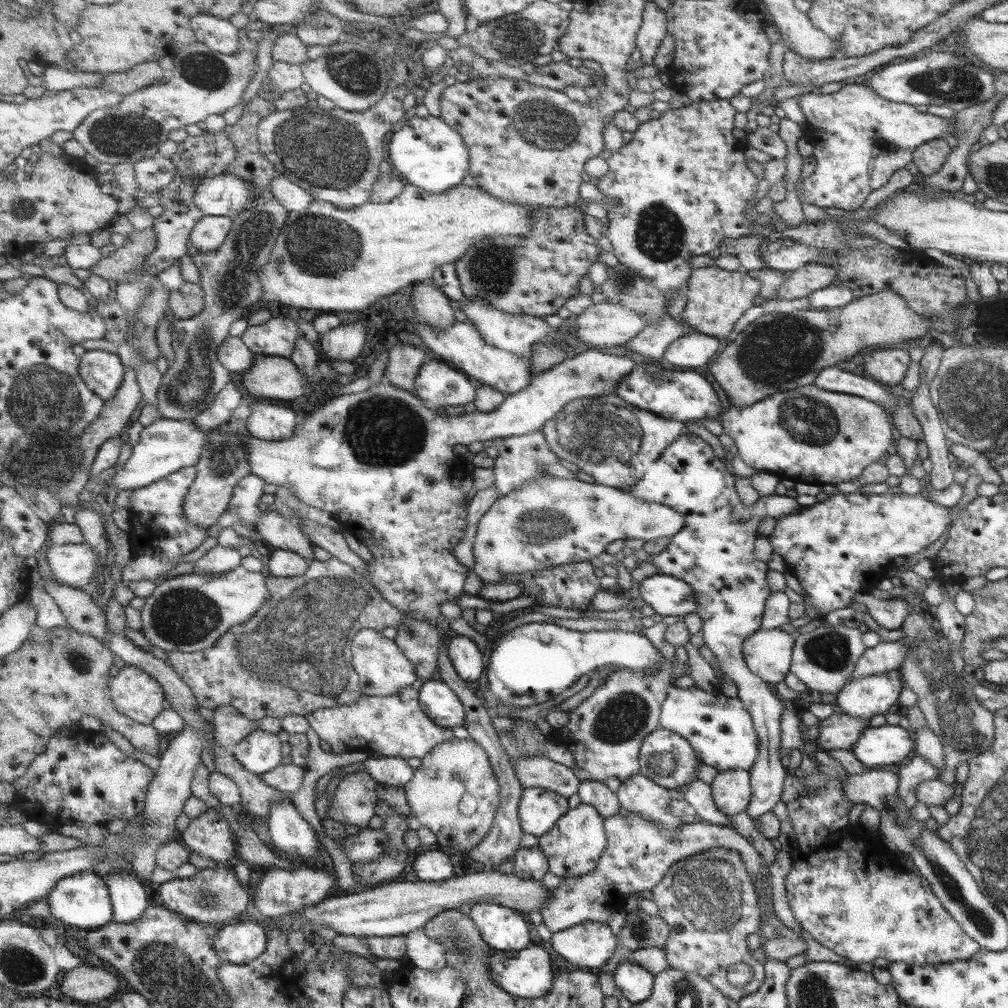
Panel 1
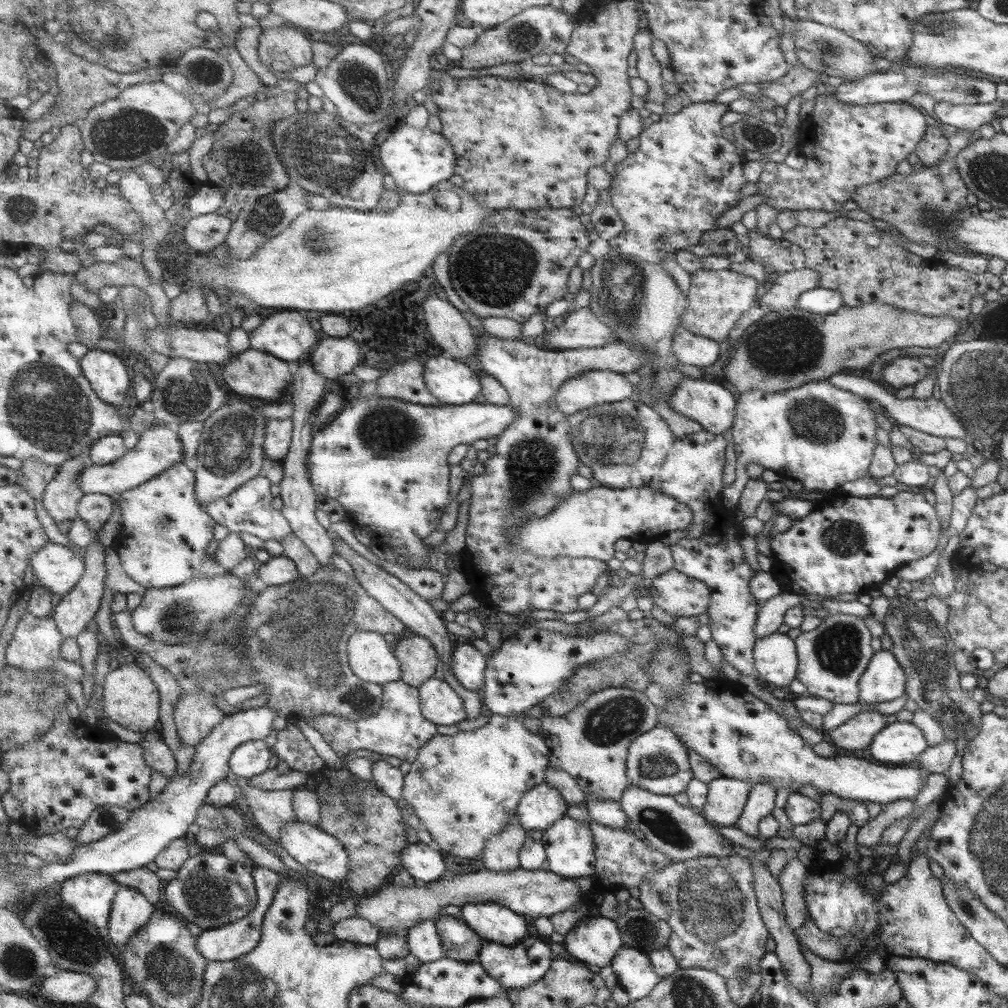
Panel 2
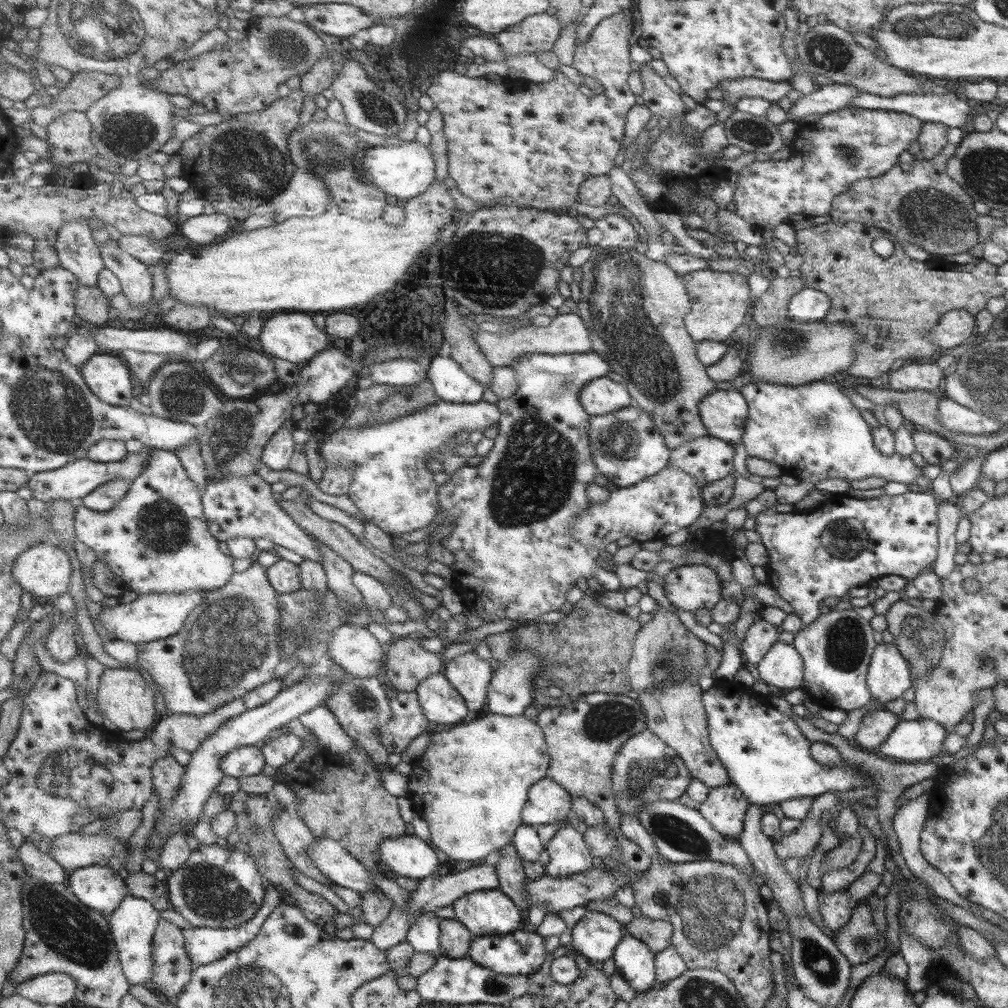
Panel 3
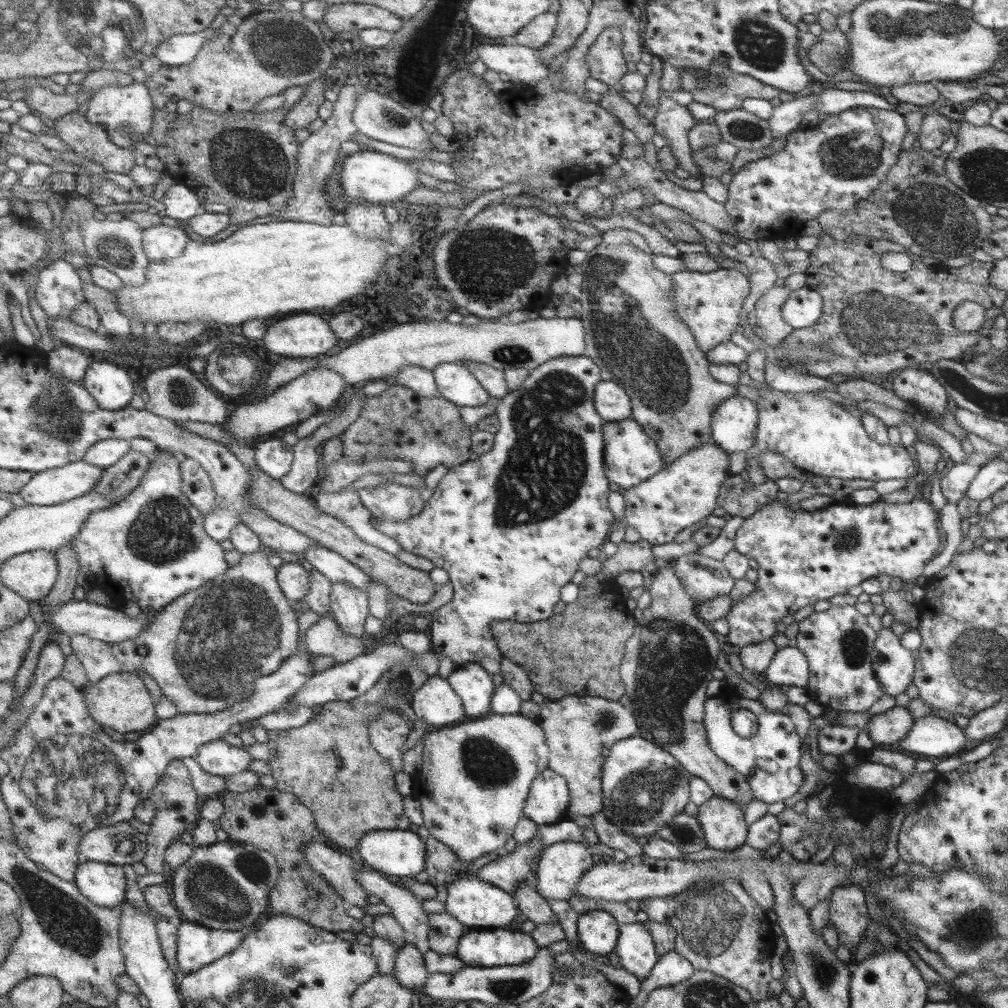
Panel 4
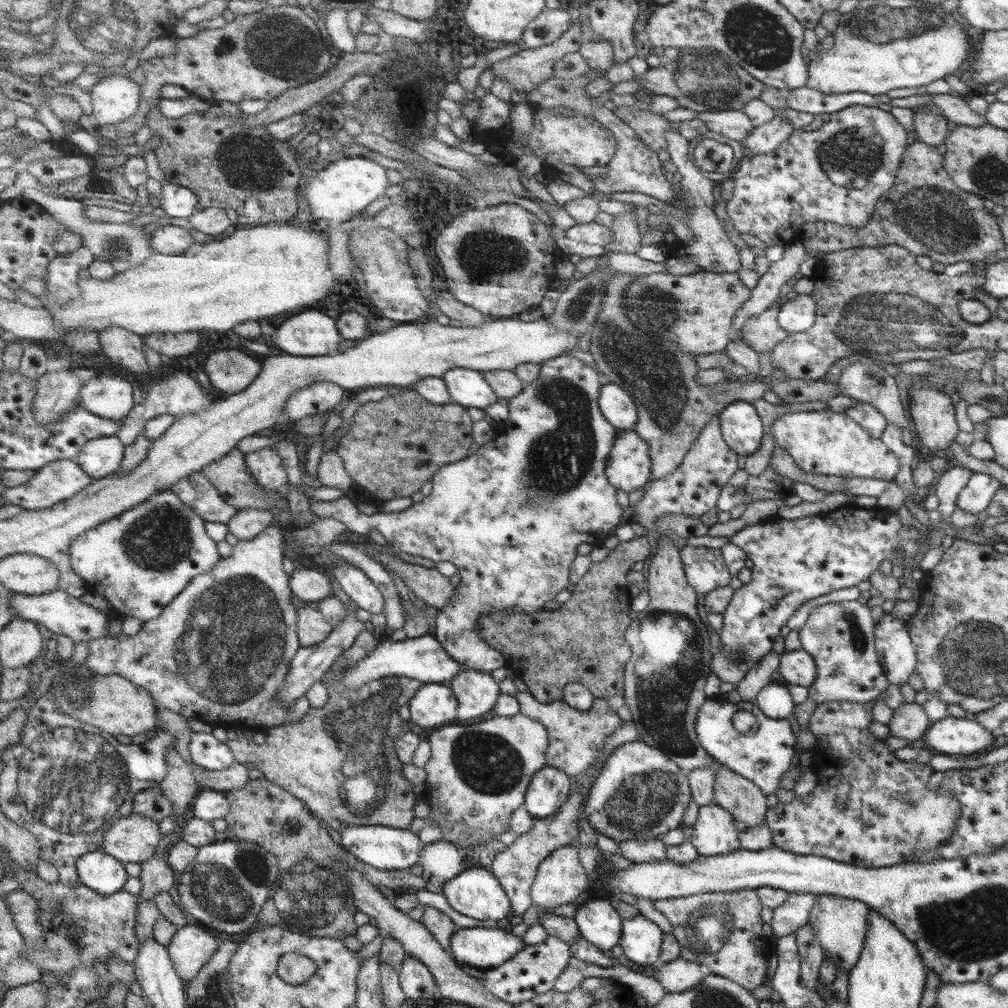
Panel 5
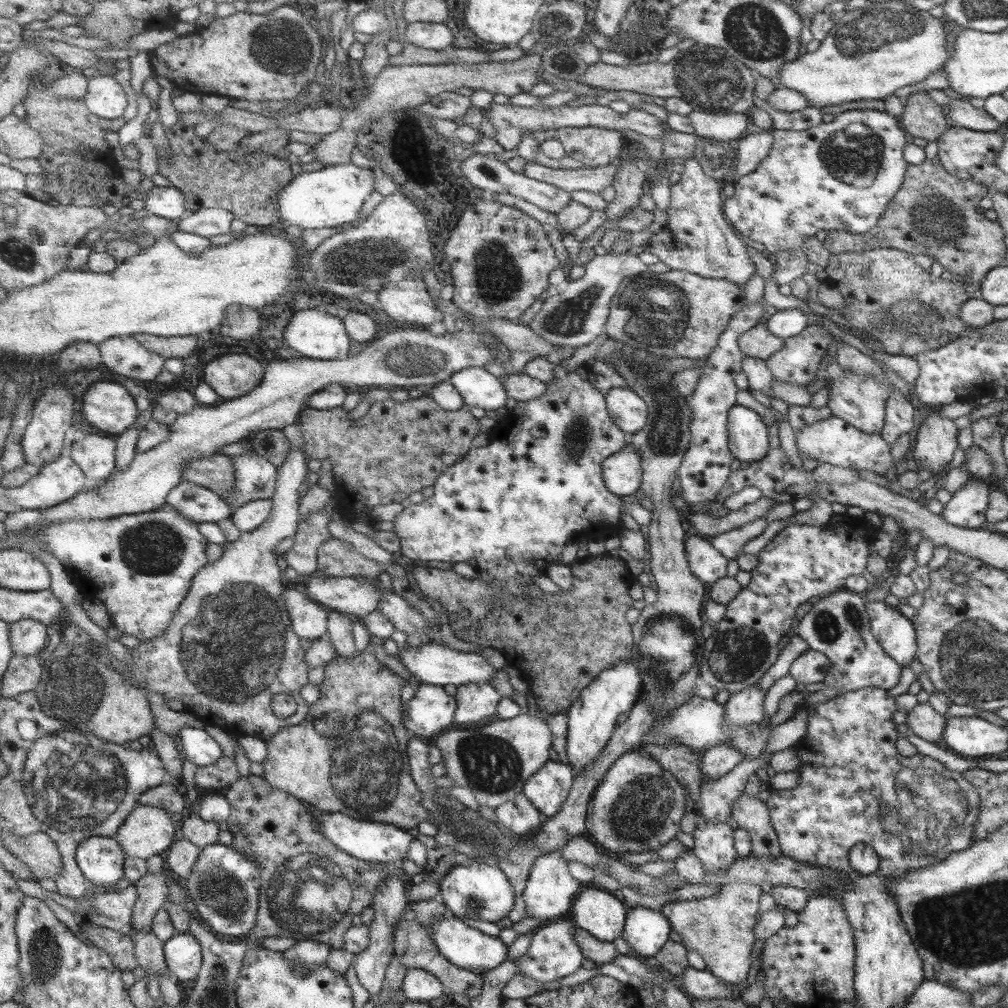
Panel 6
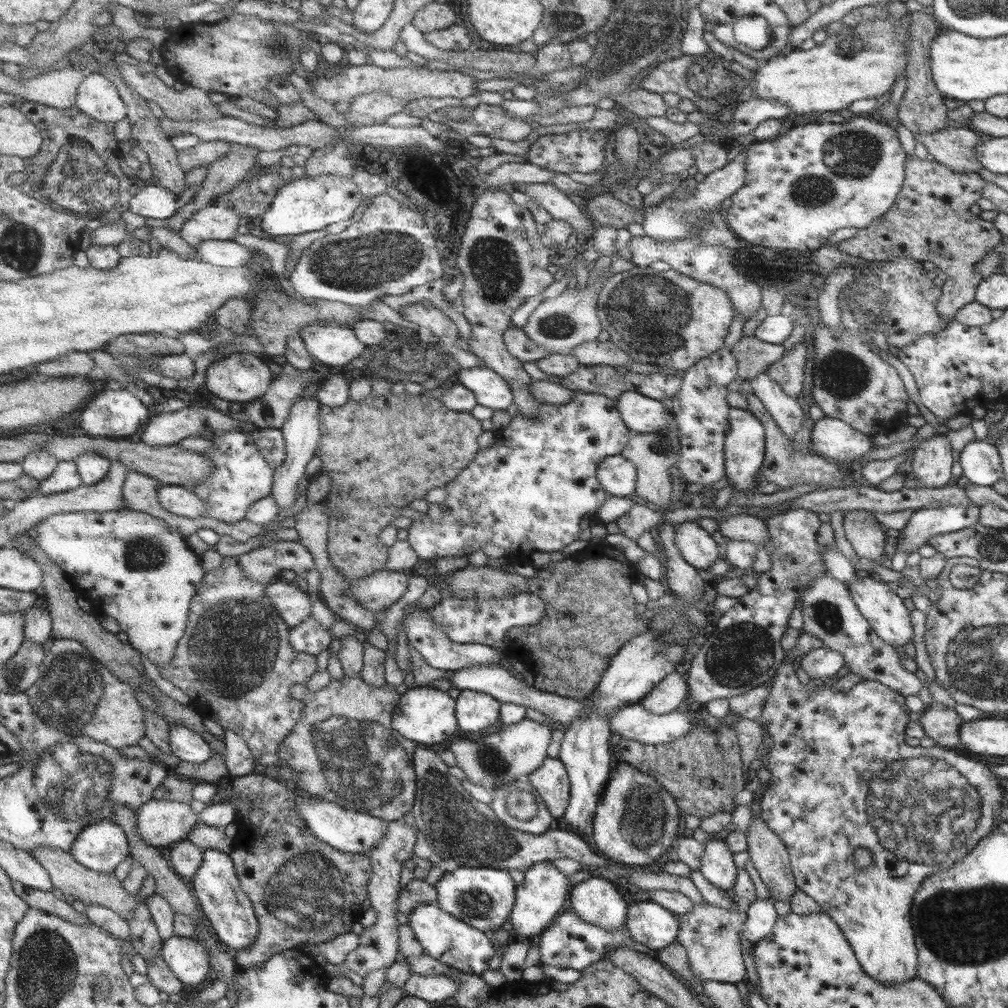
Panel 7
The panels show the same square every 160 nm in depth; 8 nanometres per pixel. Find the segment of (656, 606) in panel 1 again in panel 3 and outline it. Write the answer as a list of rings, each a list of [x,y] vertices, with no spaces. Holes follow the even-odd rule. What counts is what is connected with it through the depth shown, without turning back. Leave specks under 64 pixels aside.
[[[690,564],[672,569],[662,580],[666,598],[678,609],[696,612],[698,609],[707,608],[711,610],[715,604],[720,602],[722,581],[718,575],[703,564]]]

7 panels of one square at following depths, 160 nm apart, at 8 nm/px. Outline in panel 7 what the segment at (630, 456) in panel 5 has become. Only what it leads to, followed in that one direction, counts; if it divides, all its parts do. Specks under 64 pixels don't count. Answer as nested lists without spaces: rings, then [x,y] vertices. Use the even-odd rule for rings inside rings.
[[[623,454],[606,457],[597,474],[601,486],[611,496],[629,497],[637,489],[637,467]]]

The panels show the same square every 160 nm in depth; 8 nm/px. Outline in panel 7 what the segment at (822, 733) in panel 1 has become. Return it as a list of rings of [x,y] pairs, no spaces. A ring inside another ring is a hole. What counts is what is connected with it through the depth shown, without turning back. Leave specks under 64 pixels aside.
[[[934,701],[919,713],[918,722],[922,725],[925,735],[934,740],[934,744],[960,746],[960,728],[964,720],[954,709]]]

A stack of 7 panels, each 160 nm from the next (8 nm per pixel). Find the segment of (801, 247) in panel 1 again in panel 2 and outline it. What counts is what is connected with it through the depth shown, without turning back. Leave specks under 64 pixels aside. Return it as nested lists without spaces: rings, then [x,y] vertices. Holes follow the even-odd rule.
[[[749,231],[750,251],[753,259],[759,262],[771,264],[773,268],[779,270],[779,274],[794,270],[794,265],[790,259],[789,249],[777,243],[770,236]]]

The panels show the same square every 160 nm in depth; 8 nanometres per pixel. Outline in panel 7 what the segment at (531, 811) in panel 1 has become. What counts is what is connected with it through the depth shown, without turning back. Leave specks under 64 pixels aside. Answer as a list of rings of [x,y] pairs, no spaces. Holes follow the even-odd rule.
[[[550,757],[528,780],[548,803],[553,814],[564,817],[573,795],[573,782],[566,763],[561,758]]]

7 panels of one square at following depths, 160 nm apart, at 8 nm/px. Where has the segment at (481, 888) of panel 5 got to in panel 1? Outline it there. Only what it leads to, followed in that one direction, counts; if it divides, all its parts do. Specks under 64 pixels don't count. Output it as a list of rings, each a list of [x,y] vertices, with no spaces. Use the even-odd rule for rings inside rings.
[[[484,903],[476,905],[471,916],[495,950],[520,952],[532,944],[532,928],[516,910],[500,903]]]

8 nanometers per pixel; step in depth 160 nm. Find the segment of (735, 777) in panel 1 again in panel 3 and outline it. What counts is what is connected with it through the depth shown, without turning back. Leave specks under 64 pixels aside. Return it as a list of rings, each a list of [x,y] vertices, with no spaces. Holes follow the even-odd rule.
[[[730,783],[711,788],[707,799],[698,805],[697,810],[728,842],[740,842],[749,805],[743,790]]]

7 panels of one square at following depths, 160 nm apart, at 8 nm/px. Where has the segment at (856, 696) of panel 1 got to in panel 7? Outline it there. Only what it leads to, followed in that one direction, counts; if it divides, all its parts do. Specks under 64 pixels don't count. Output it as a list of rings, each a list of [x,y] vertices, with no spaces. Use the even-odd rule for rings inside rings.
[[[859,573],[856,579],[848,583],[847,586],[859,610],[865,615],[870,626],[881,636],[882,640],[894,647],[906,646],[913,640],[914,627],[910,611],[902,603],[902,599],[892,589],[889,589],[886,583],[872,576],[871,573]]]

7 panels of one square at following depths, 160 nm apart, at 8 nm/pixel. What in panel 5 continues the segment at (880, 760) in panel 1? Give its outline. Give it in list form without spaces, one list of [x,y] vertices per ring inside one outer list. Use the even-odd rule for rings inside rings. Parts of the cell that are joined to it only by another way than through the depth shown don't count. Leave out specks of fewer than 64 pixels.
[[[949,715],[930,723],[919,745],[949,756],[960,754],[974,757],[974,752],[980,752],[982,746],[990,746],[992,740],[995,740],[992,733],[970,716],[956,718]]]

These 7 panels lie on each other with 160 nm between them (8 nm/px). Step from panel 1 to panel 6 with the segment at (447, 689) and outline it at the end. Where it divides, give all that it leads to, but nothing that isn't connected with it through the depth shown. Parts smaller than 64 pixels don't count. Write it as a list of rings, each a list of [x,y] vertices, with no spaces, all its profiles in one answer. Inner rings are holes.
[[[422,684],[404,707],[406,726],[420,737],[435,738],[436,734],[446,734],[458,727],[458,699],[448,694],[444,686]]]

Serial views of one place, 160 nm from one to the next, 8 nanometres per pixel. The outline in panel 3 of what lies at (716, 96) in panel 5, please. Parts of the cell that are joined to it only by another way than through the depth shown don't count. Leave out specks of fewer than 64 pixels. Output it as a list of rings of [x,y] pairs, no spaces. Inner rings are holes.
[[[739,78],[738,80],[725,80],[719,88],[723,88],[726,97],[723,100],[725,106],[734,107],[740,98],[763,98],[770,103],[778,102],[792,90],[789,80],[772,82],[759,78]]]

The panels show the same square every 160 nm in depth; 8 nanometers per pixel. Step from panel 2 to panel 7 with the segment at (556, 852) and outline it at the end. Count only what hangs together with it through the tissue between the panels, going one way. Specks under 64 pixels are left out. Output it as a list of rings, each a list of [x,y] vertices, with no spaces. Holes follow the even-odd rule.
[[[553,861],[536,864],[528,873],[526,883],[519,886],[517,906],[512,914],[515,938],[536,941],[536,936],[546,932],[558,917],[568,910],[573,886],[570,878]]]

